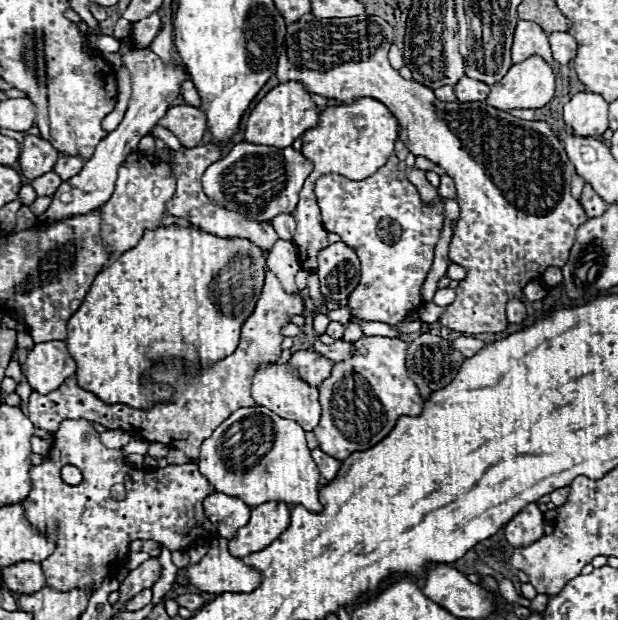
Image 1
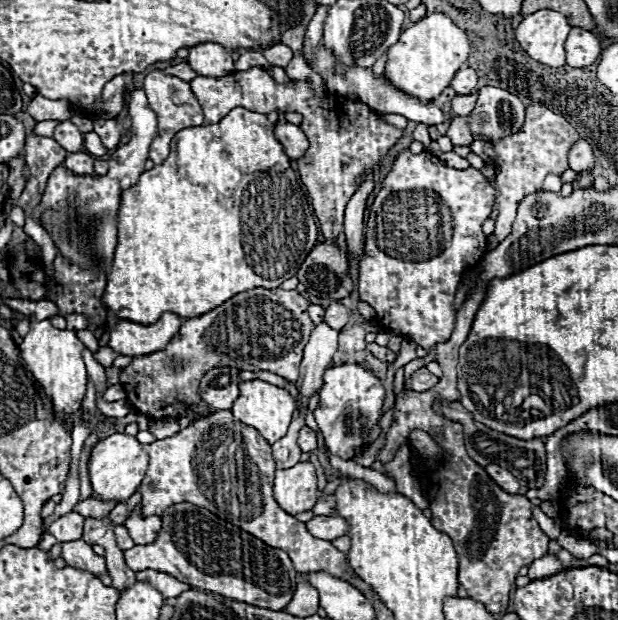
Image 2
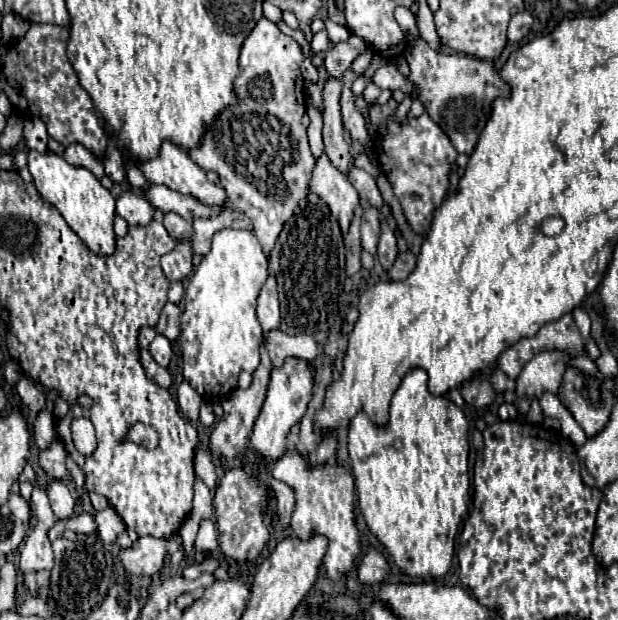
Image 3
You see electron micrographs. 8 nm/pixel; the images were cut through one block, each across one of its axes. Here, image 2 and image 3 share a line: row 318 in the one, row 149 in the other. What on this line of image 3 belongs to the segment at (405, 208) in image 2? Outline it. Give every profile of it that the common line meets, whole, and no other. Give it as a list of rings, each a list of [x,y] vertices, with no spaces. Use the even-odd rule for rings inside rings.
[[[426,112],[420,118],[408,118],[406,126],[400,126],[394,116],[388,118],[388,124],[388,136],[378,144],[378,162],[402,204],[408,224],[414,232],[426,234],[432,226],[434,210],[442,204],[448,190],[450,164],[454,164],[458,152],[452,148],[448,136],[440,132],[440,126],[428,120]]]

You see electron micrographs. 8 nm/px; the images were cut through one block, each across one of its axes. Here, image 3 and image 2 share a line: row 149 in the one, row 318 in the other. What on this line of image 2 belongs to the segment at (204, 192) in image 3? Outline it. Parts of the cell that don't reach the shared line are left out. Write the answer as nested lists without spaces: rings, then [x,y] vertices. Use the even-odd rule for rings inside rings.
[[[166,312],[156,324],[144,326],[128,320],[120,320],[110,330],[108,346],[122,356],[144,356],[164,350],[172,336],[178,332],[182,318]]]

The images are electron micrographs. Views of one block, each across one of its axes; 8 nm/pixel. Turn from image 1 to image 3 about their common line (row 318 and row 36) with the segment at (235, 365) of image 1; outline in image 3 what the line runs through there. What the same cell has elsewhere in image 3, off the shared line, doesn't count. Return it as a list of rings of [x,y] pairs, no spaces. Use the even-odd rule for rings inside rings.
[[[260,18],[240,48],[240,74],[234,80],[238,104],[224,108],[204,130],[200,144],[188,150],[188,156],[202,170],[212,170],[220,176],[220,186],[226,190],[230,206],[244,212],[254,222],[254,234],[266,254],[272,250],[284,222],[294,214],[298,202],[308,194],[312,168],[316,164],[316,158],[308,146],[306,128],[302,126],[302,114],[306,112],[304,78],[300,72],[302,60],[304,56],[298,42],[280,32],[280,28],[268,18]]]

